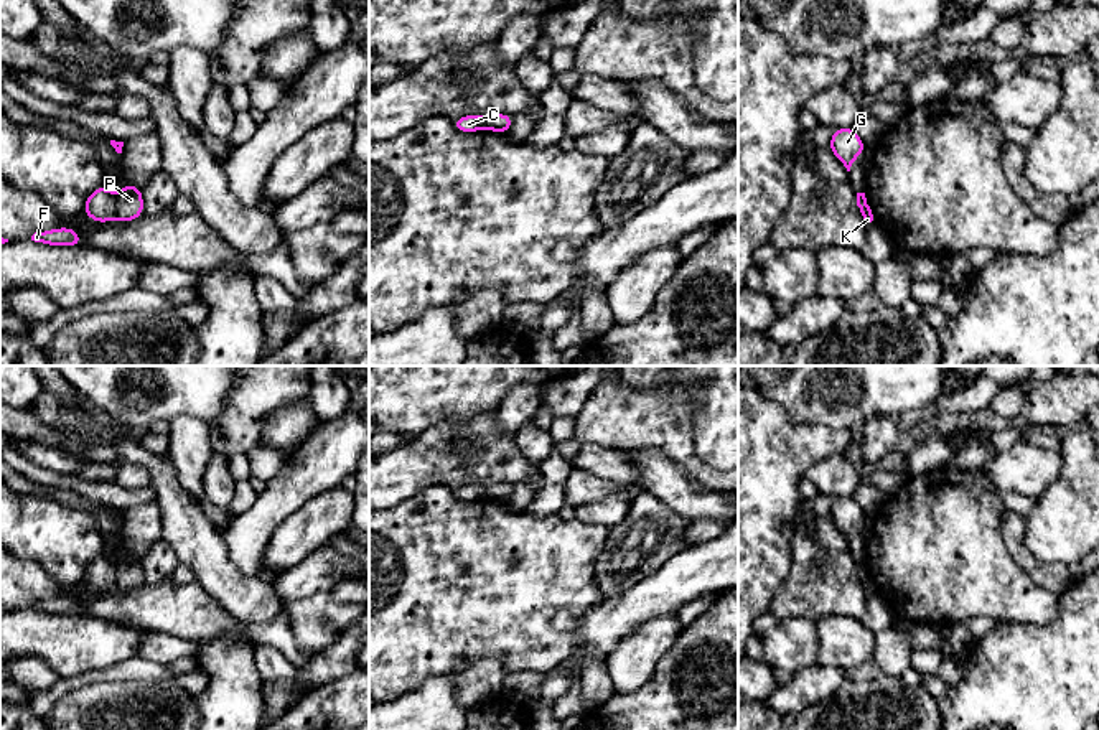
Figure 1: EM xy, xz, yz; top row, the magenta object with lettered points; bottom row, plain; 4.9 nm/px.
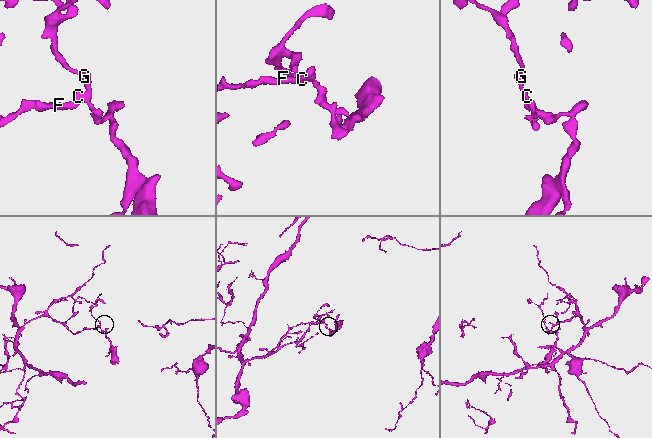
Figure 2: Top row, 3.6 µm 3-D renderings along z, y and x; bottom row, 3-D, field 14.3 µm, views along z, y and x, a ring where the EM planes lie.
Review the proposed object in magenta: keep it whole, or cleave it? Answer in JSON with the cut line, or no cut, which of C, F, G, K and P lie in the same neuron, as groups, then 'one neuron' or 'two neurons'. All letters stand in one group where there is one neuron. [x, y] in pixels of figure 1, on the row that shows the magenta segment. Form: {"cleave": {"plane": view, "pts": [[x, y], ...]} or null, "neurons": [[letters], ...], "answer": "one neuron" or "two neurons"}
{"cleave": {"plane": "xy", "pts": [[114, 195], [117, 215]]}, "neurons": [["C", "F"], ["G", "K", "P"]], "answer": "two neurons"}

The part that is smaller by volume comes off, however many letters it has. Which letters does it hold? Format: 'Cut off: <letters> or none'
Cut off: G, K, P

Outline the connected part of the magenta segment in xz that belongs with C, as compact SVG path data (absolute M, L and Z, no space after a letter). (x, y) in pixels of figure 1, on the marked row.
M465 115L453 120L453 127L460 132L476 132L486 129L486 119L481 115Z

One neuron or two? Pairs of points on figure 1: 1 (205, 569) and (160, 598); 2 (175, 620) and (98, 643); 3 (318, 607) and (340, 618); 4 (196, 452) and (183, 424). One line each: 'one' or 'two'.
1: two
2: two
3: one
4: one

